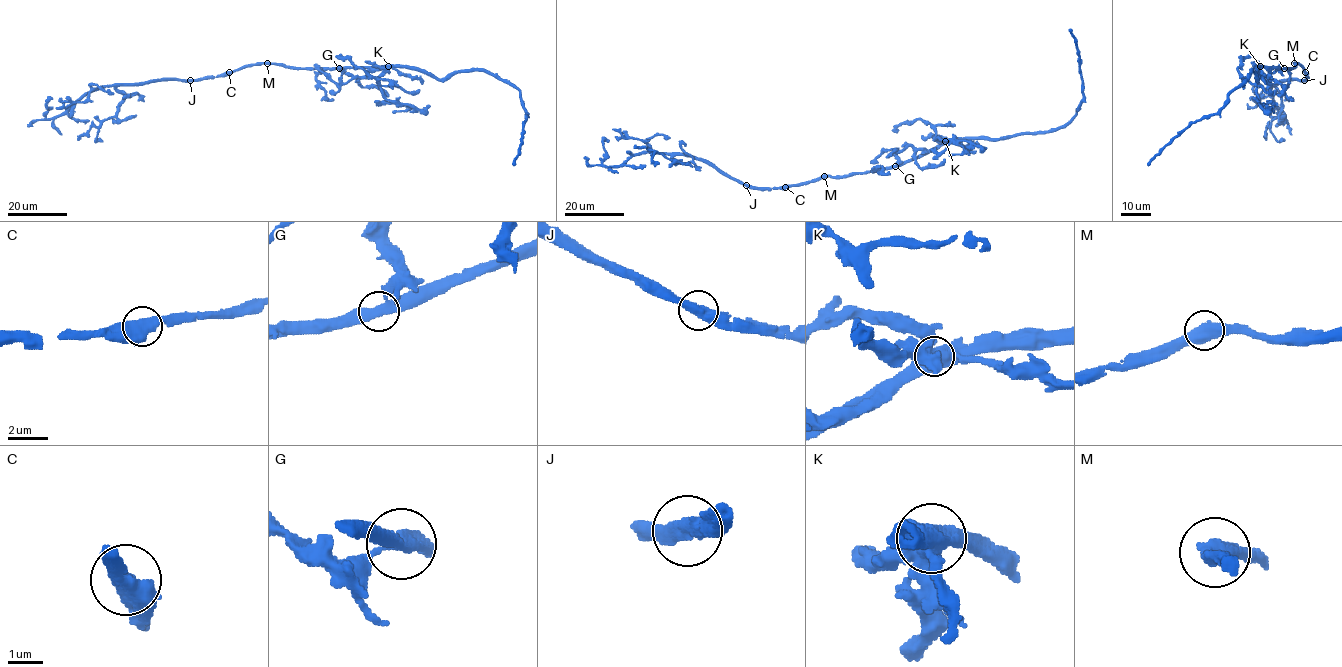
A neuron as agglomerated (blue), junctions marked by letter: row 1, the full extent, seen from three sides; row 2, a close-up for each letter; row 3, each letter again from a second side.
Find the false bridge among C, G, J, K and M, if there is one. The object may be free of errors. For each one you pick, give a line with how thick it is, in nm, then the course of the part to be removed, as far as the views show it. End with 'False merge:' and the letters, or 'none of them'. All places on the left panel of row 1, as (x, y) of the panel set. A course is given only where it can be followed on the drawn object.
False merge: none of them

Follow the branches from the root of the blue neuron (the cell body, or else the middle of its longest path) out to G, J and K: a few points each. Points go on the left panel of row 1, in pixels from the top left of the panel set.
G: (319, 68), (339, 69)
J: (319, 68), (256, 63), (216, 77), (190, 80)
K: (319, 68), (388, 66)

